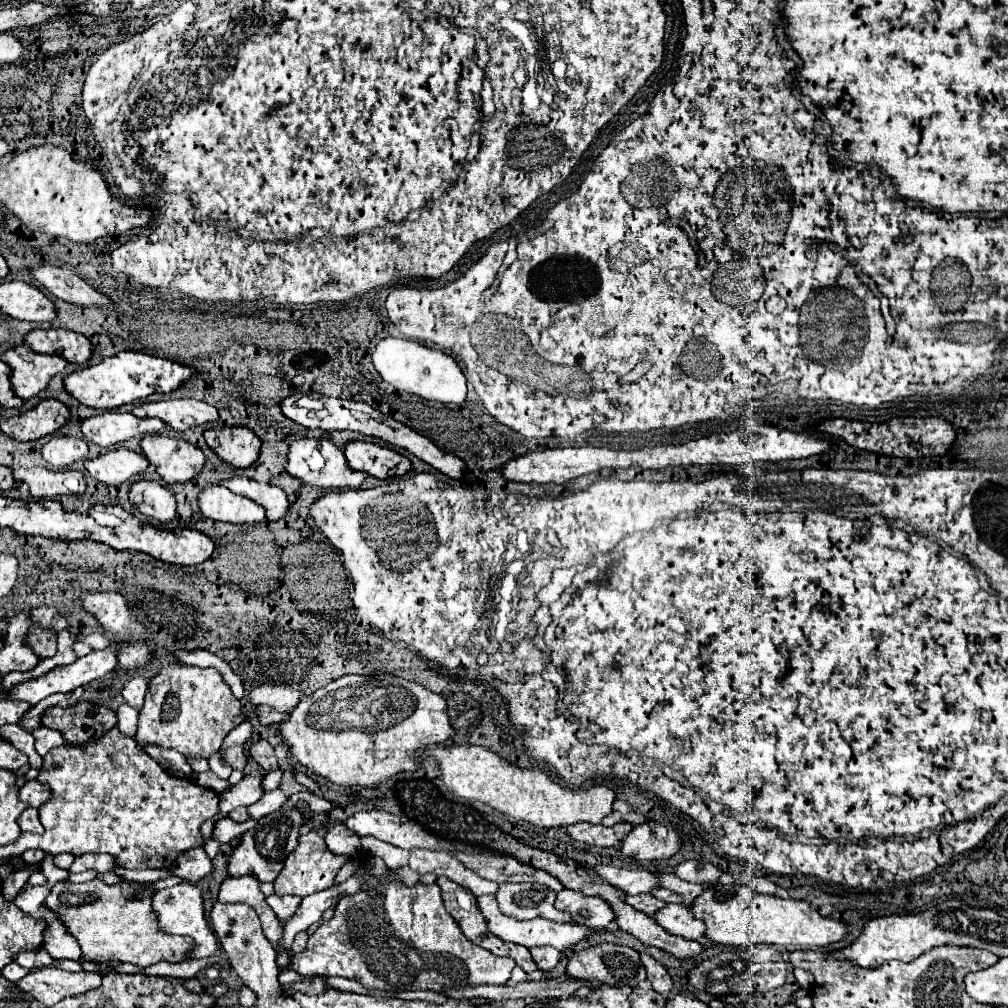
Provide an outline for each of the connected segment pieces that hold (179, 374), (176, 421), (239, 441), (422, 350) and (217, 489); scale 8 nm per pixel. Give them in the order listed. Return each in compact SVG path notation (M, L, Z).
M123 351L101 361L99 365L71 373L65 379L65 389L83 405L89 405L95 409L117 409L121 405L145 399L153 393L175 391L197 375L199 375L197 369L181 365L171 359L163 359L163 357L155 357L155 355L147 355L139 351Z
M167 399L155 403L143 403L133 409L139 419L157 417L171 425L175 431L187 431L195 425L209 425L219 421L219 411L205 401L197 399Z
M245 427L207 429L205 441L213 453L235 469L247 469L259 459L261 439Z
M387 337L387 339L379 341L373 351L373 365L381 377L393 379L391 385L397 391L419 395L425 401L457 403L459 405L467 397L465 375L459 369L457 361L451 355L437 351L437 349L431 349L431 347L425 347L417 341L395 339L395 337Z
M211 485L199 495L199 509L207 519L225 523L261 523L265 509L247 497L235 495L227 487Z

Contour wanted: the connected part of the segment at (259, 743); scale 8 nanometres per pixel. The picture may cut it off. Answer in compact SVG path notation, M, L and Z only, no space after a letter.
M257 739L251 747L249 747L249 757L261 765L265 771L271 771L273 765L277 765L277 759L273 755L273 747L267 739Z

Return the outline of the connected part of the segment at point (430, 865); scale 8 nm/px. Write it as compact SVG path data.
M411 849L409 867L417 871L419 875L435 873L437 877L445 875L451 881L463 885L471 893L479 895L493 895L499 889L499 883L479 877L475 871L467 869L461 861L457 861L453 855L445 851L429 851L429 849Z

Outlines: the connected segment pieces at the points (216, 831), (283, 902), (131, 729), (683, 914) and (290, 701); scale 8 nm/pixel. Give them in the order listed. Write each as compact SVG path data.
M229 817L219 819L213 827L213 839L217 839L221 845L225 845L225 843L233 841L235 837L241 837L245 831L255 828L257 824L258 821L255 819L245 821L245 823L235 823Z
M271 895L271 897L267 897L267 903L281 921L289 921L295 915L295 911L299 909L301 899L295 897L295 895L285 895L285 897Z
M123 703L119 709L117 709L117 717L119 717L119 723L117 723L117 729L129 737L135 735L135 729L137 729L137 711L131 709L127 703Z
M667 903L663 909L651 915L655 923L659 923L671 935L679 935L685 939L701 939L703 937L703 921L695 919L689 907Z
M259 685L249 693L249 703L251 705L269 705L275 711L291 711L303 693L299 693L293 687L287 685Z

